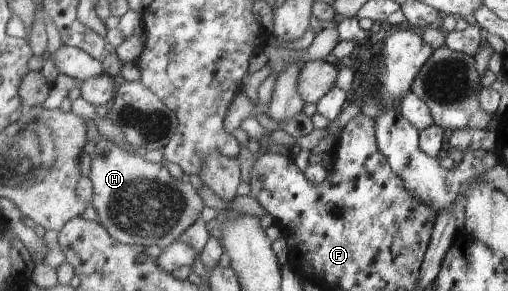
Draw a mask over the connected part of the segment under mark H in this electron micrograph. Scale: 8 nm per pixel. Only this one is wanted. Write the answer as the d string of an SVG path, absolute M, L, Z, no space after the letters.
M105 137L95 145L91 154L91 171L89 177L93 183L93 193L90 203L98 214L98 221L106 231L117 241L129 246L149 247L158 245L165 248L176 242L186 228L196 223L201 217L202 209L206 207L197 189L187 178L176 179L168 172L165 163L153 163L143 156L134 154L126 147L116 146Z

